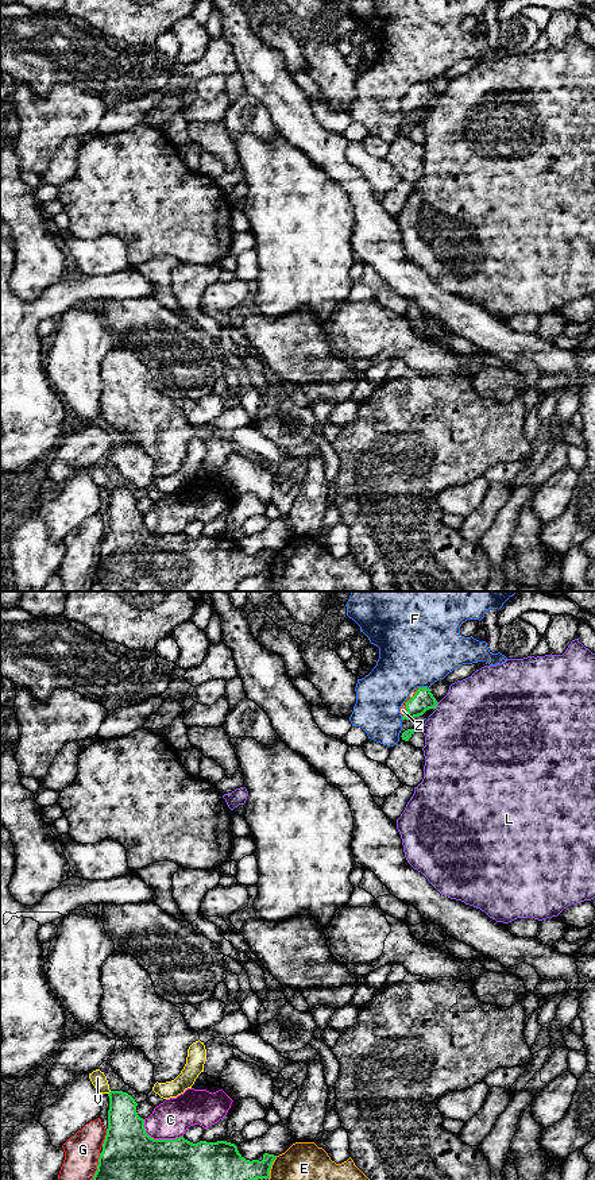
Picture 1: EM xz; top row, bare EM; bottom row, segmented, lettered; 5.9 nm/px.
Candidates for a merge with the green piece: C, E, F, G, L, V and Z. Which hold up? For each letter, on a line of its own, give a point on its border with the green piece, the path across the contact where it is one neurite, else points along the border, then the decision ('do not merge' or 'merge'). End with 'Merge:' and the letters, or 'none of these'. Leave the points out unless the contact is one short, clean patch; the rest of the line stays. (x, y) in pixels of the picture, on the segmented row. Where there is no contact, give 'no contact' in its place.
C: meets green in xz at (158, 1140); do not merge
E: meets green in xz at (270, 1168); do not merge
F: meets green in xz at (424, 687); do not merge
G: meets green in xz at (97, 1167); do not merge
L: meets green in xz at (436, 705); do not merge
V: meets green in xz at (109, 1092); do not merge
Z: meets green in xz at (406, 702); runs through xz (422, 700), (406, 702), (402, 710); merge
Merge: Z

